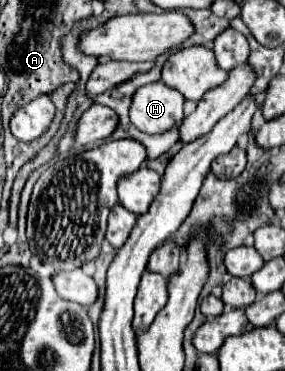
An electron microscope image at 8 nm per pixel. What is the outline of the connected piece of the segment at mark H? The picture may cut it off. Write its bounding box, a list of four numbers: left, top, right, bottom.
[131,81,183,133]

